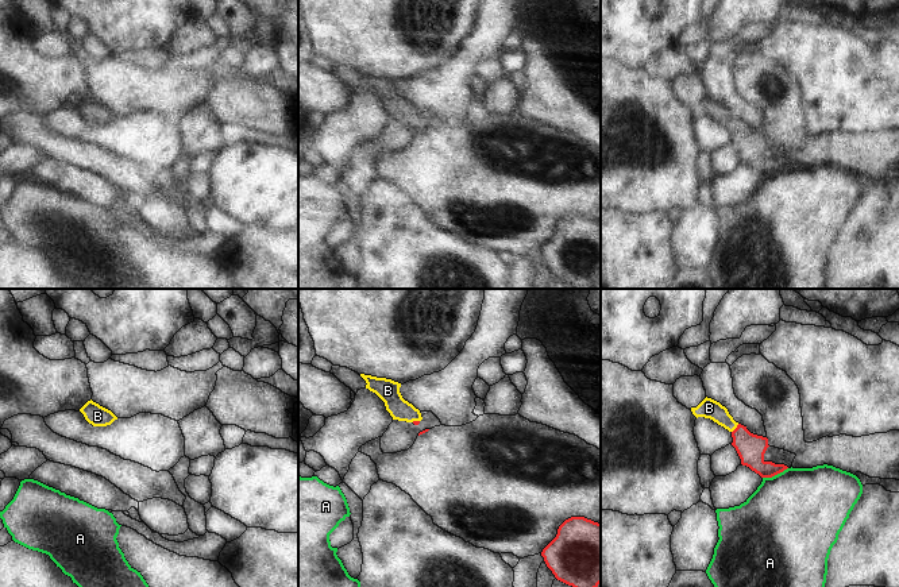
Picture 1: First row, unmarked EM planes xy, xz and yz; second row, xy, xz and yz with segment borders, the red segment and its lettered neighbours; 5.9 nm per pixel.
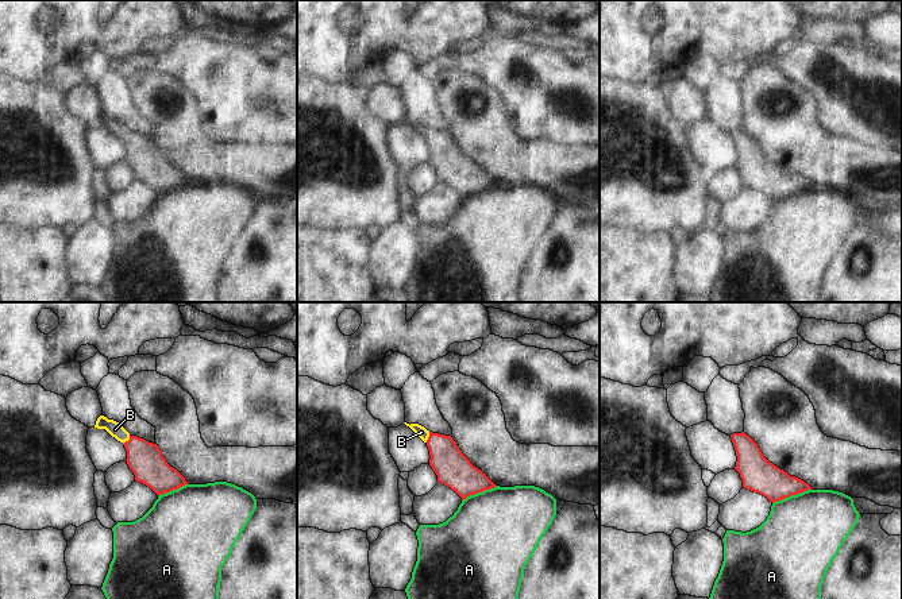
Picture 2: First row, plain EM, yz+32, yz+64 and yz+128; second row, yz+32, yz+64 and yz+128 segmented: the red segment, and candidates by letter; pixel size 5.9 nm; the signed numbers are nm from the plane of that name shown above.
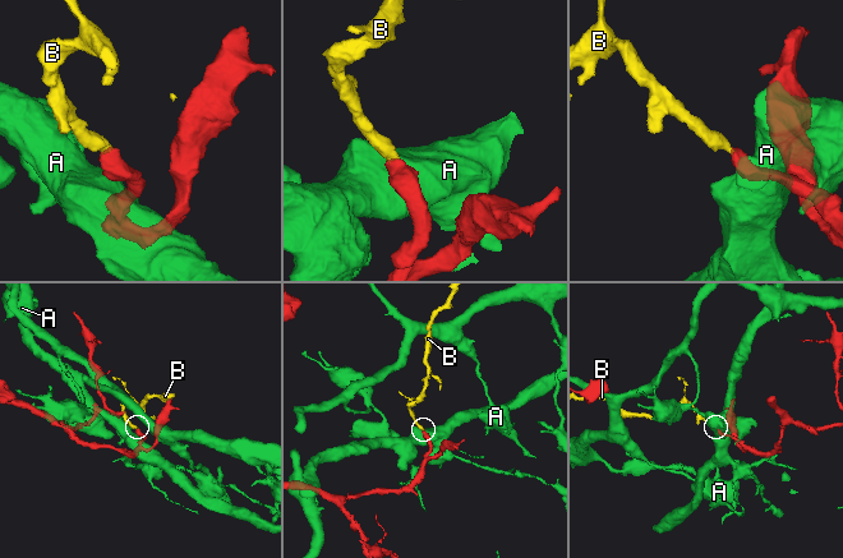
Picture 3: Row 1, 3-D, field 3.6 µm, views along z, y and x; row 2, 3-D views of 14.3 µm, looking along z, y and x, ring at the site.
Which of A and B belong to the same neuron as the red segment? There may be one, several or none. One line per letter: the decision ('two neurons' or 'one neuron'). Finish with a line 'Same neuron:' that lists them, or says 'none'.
A: two neurons
B: one neuron
Same neuron: B

